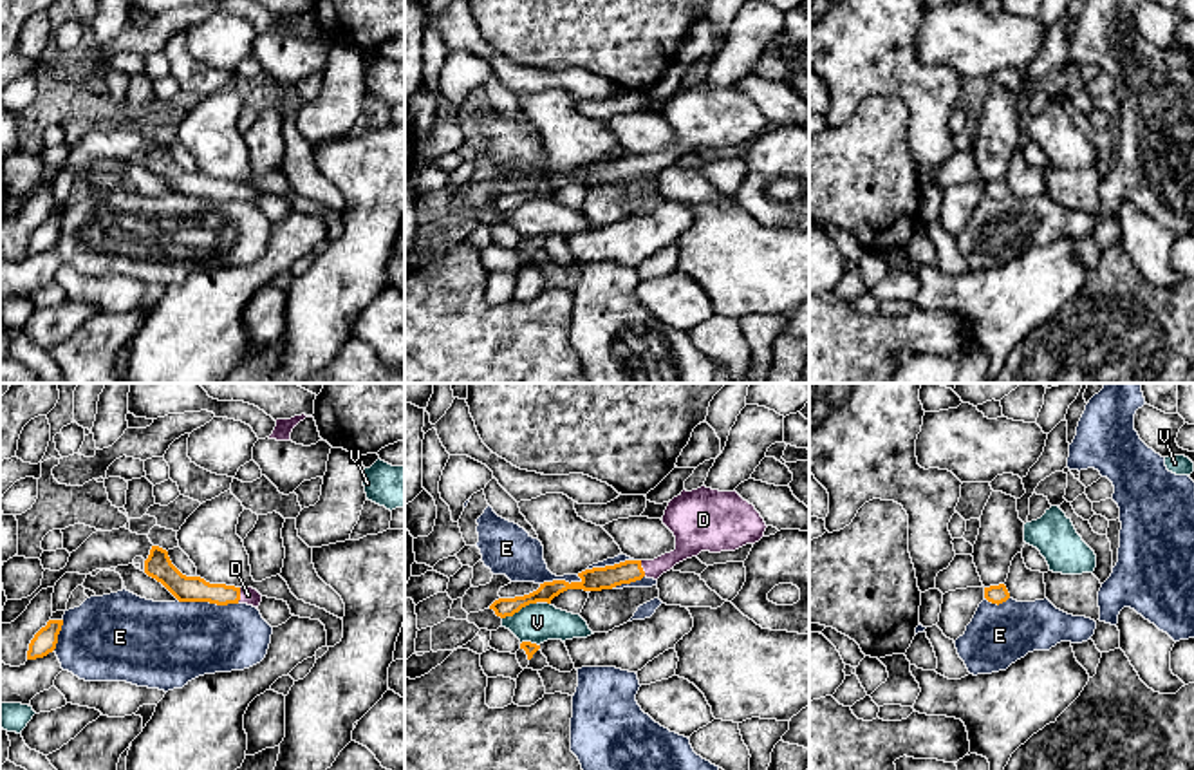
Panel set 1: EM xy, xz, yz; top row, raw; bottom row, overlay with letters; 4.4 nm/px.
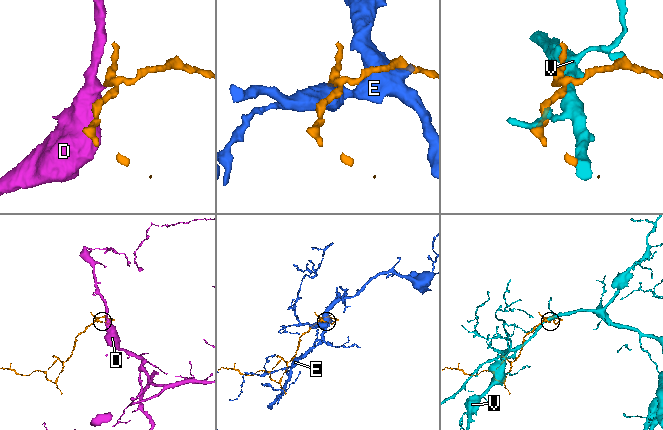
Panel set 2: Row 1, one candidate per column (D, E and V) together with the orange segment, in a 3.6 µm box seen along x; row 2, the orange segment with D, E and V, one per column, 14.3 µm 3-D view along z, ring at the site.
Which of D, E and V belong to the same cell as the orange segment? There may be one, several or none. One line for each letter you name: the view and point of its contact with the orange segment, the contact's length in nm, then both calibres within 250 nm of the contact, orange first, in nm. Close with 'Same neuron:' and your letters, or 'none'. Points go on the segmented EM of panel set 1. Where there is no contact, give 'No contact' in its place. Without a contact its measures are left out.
D: Touches orange at xy (239, 595). Shared border 70 nm. Thickness 110 nm (orange) against 80 nm
Same neuron: D

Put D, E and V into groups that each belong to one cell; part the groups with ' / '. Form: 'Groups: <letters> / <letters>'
Groups: D / E / V

